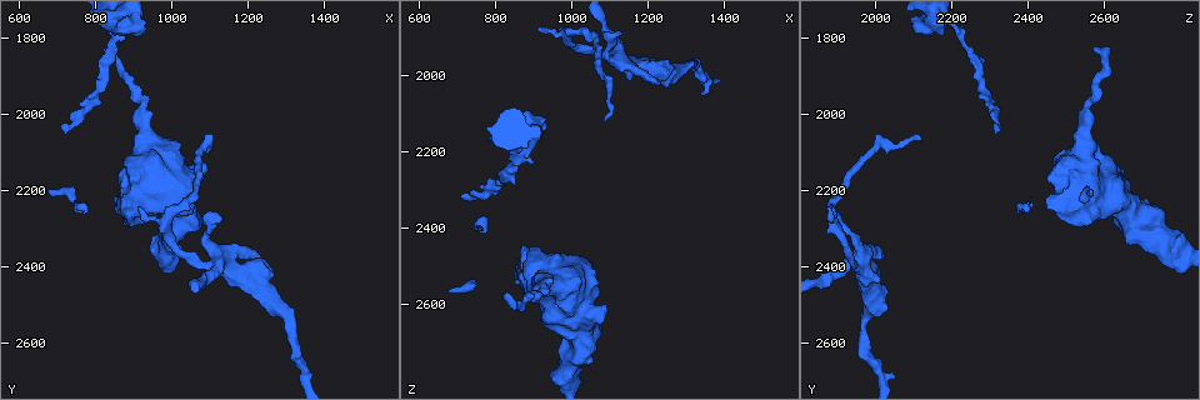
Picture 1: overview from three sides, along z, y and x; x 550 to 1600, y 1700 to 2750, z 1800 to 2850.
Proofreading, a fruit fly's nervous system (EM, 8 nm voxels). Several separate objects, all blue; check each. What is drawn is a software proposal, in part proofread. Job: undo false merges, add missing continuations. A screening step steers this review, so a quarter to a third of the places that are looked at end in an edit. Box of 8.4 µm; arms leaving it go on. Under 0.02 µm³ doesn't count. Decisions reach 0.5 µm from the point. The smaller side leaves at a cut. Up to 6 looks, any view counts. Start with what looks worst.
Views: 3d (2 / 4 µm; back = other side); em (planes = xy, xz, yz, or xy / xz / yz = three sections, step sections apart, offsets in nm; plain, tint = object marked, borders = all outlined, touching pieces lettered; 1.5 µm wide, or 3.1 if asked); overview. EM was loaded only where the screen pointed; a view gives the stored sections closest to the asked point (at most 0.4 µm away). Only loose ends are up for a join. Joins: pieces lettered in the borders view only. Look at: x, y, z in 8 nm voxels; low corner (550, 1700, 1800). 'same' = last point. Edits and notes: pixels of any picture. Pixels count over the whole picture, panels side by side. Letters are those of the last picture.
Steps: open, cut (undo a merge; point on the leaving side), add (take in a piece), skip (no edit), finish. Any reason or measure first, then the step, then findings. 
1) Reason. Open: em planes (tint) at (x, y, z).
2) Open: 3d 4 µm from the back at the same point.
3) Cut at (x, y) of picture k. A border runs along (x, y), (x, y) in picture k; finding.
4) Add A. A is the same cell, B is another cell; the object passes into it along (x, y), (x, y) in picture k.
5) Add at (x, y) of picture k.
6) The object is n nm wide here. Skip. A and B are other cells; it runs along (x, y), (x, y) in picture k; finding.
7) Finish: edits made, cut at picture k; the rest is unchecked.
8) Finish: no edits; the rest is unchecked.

Tapers out. Open: 3d 2 µm from the back at (725, 2050, 2310).

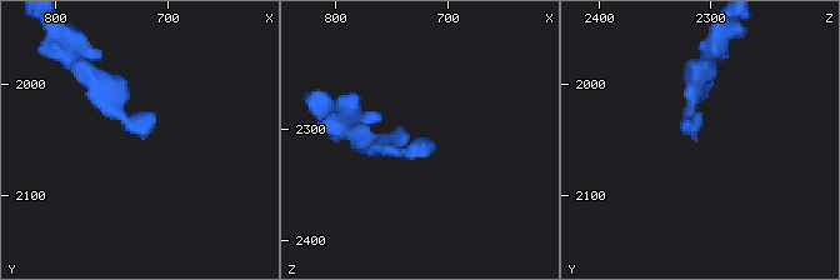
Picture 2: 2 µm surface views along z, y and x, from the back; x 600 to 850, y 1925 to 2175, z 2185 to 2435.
Need the tissue. Open: em planes (borders) at (718, 2054, 2314).

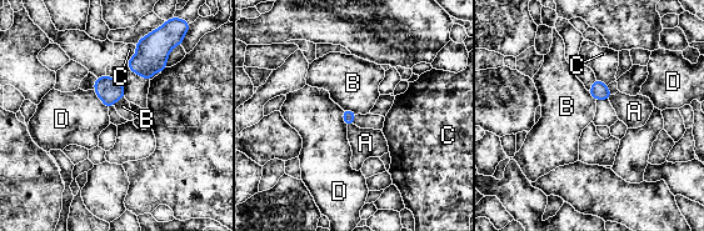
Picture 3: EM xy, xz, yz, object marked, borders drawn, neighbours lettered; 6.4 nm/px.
Add A. A is the same cell, B, C and D are other cells; the object passes into it along (348, 115), (349, 125), (365, 142) in picture 3; the neuron continues.

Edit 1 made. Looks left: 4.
Arms part here. Open: em planes (borders) at (1125, 2380, 1960).

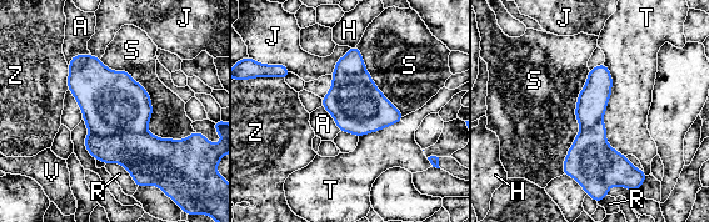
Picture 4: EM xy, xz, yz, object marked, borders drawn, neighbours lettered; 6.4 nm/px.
The longest contact is with S, 800 nm. Cut at (111, 102) of picture 4. A, H, J, R, S, T, V and Z are other cells; a border runs along (145, 130), (108, 136), (90, 134) in picture 4; two neurons meet here.

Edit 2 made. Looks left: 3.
Branch stops here. Open: em planes (tint) at (925, 1775, 2145).

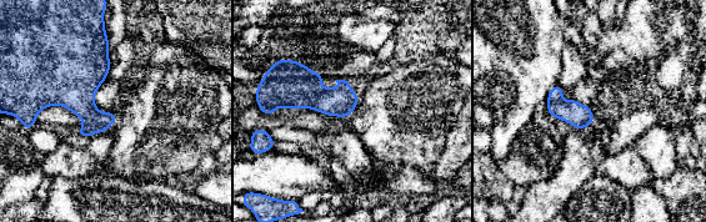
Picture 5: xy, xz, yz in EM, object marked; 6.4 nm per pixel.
Open: em planes (borders) at the same point.

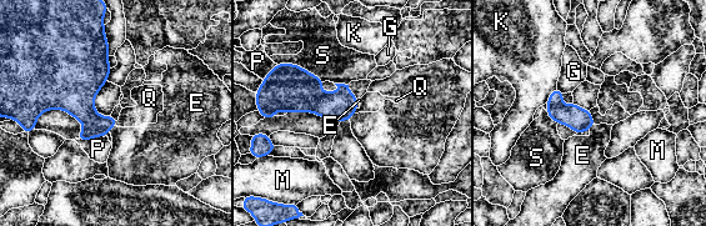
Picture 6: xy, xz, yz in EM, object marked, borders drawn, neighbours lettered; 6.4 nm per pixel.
The longest contact is with S, 280 nm. Skip. E, G, K, M, P, Q and S are other cells; a border runs along (118, 120), (114, 125) in picture 6; no lettered piece goes on from it.

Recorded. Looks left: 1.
Finish: edits made, add at picture 3, cut at picture 4; the rest is unchecked.

